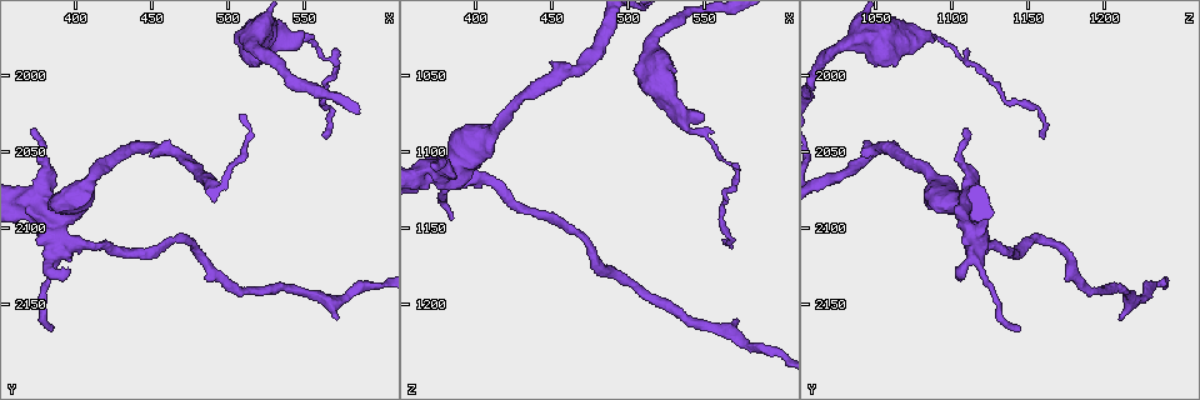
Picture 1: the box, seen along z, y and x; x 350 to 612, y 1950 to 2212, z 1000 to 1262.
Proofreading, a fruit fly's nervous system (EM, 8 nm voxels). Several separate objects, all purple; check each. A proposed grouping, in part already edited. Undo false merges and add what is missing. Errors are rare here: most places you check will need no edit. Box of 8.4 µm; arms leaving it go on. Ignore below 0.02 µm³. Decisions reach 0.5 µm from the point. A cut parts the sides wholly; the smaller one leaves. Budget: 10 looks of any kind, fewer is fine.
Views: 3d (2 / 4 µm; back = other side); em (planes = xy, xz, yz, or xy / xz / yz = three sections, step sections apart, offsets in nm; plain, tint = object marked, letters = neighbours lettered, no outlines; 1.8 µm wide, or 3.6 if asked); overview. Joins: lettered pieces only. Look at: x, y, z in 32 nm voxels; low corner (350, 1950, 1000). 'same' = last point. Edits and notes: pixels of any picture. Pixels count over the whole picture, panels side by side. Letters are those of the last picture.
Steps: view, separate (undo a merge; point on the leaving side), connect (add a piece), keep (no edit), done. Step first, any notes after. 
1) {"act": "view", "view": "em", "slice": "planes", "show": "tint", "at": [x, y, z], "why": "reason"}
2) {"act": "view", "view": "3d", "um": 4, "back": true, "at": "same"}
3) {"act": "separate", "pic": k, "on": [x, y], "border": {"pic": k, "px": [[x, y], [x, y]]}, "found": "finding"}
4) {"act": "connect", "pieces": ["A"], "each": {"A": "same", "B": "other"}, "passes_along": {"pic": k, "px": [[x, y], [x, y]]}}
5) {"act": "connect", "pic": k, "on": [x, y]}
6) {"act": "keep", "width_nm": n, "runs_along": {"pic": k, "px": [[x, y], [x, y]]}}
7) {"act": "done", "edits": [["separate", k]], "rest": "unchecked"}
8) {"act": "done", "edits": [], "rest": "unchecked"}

{"act": "view", "view": "em", "slice": "yz", "step": 16, "show": "letters", "at": [562, 2040, 1156], "why": "tapers out"}

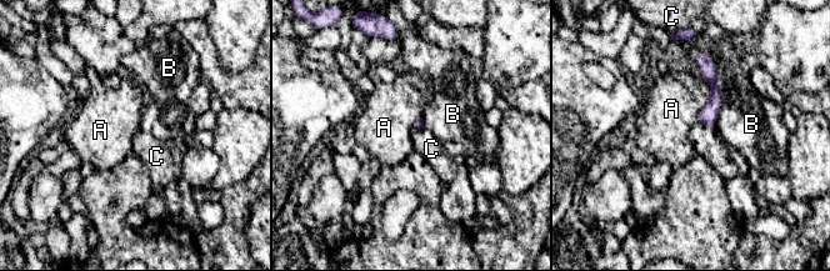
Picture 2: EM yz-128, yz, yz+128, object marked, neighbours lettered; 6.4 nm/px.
{"act": "keep", "each": {"A": "other", "B": "other", "C": "other"}, "border": {"pic": 2, "px": [[705, 105], [696, 121]]}, "found": "none of them fits"}

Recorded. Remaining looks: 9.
{"act": "view", "view": "em", "slice": "xz", "step": 16, "show": "tint", "at": [538, 1976, 1076], "why": "sudden change in width"}

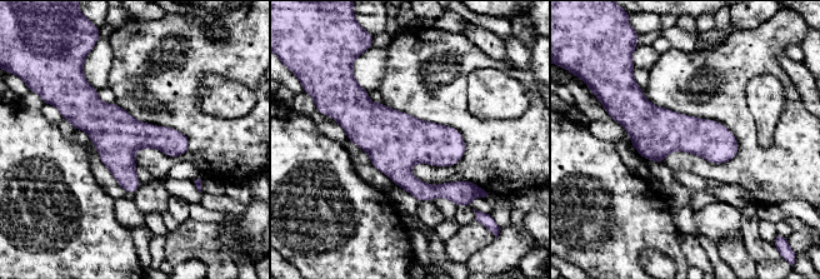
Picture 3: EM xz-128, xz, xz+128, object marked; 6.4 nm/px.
{"act": "view", "view": "em", "slice": "xz", "step": 16, "show": "letters", "at": "same"}

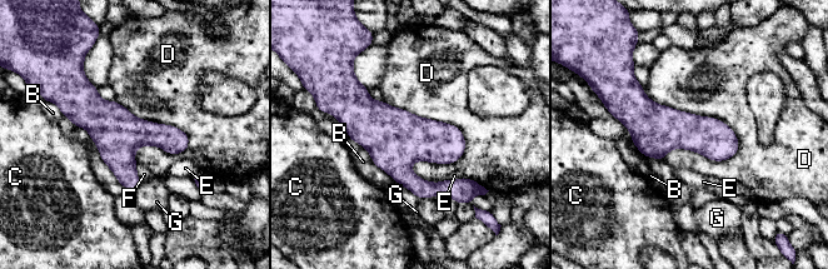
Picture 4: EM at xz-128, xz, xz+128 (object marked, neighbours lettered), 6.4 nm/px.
{"act": "keep", "width_nm": 240, "each": {"B": "other", "C": "other", "D": "other", "E": "other", "F": "other", "G": "other"}, "border": {"pic": 4, "px": [[643, 89], [721, 119], [737, 153]]}, "found": "continuous, no second neuron"}

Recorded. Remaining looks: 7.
{"act": "view", "view": "em", "slice": "xy", "step": 16, "show": "tint", "at": [388, 2096, 1114], "why": "two arms at a narrow angle"}

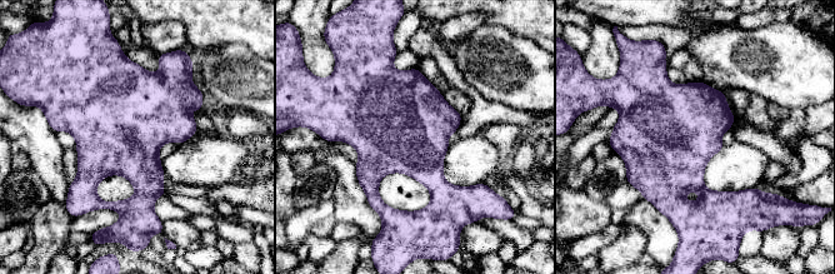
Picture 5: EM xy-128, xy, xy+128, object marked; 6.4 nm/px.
{"act": "view", "view": "em", "slice": "planes", "show": "tint", "at": "same"}

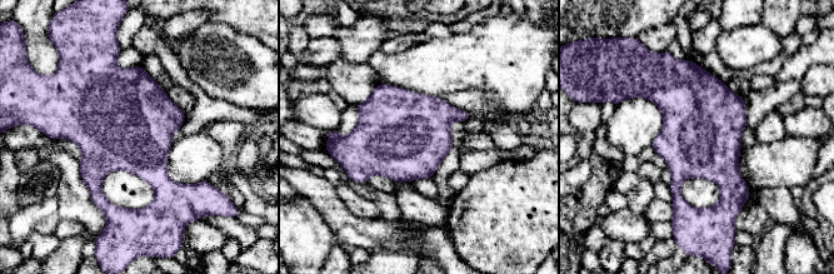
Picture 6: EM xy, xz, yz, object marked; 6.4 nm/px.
{"act": "view", "view": "em", "slice": "planes", "show": "letters", "at": "same"}

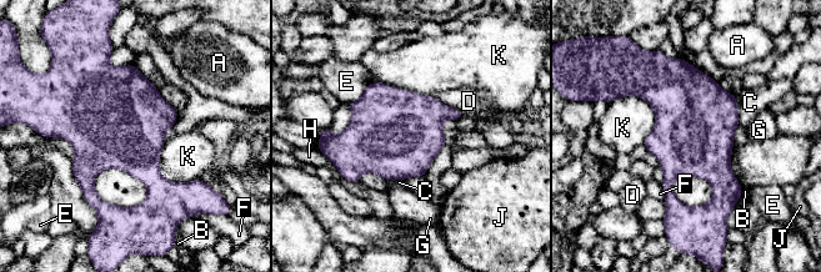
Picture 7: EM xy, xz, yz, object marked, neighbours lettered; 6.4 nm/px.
{"act": "keep", "each": {"A": "other", "B": "other", "C": "other", "D": "other", "E": "other", "F": "other", "G": "other", "H": "other", "J": "other", "K": "other"}, "border": {"pic": 7, "px": [[164, 141], [160, 174], [200, 179]]}, "found": "continuous, no second neuron"}

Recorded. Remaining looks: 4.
{"act": "view", "view": "em", "slice": "xy", "step": 8, "show": "tint", "at": [372, 2036, 1110], "why": "an open end"}

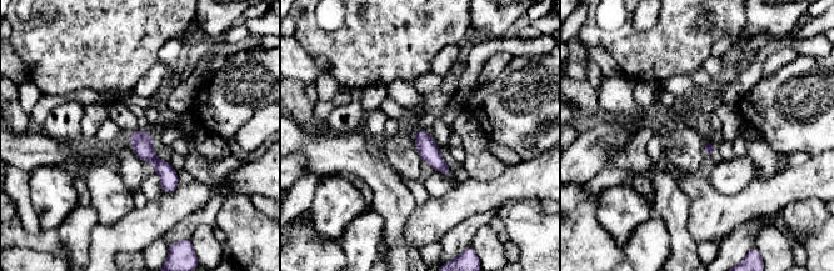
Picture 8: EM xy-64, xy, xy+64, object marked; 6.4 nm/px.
{"act": "view", "view": "em", "slice": "planes", "show": "letters", "at": "same"}

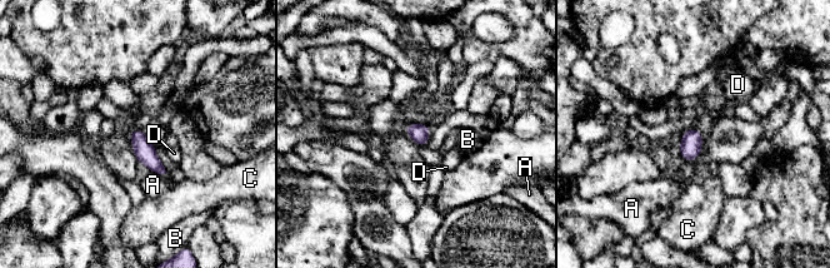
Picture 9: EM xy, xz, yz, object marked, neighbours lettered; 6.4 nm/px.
{"act": "keep", "width_nm": 120, "each": {"A": "other", "B": "other", "C": "other", "D": "other"}, "border": {"pic": 9, "px": [[150, 170], [169, 175]]}, "found": "none of them fits"}

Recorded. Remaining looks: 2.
{"act": "done", "edits": [], "rest": "unchecked"}

